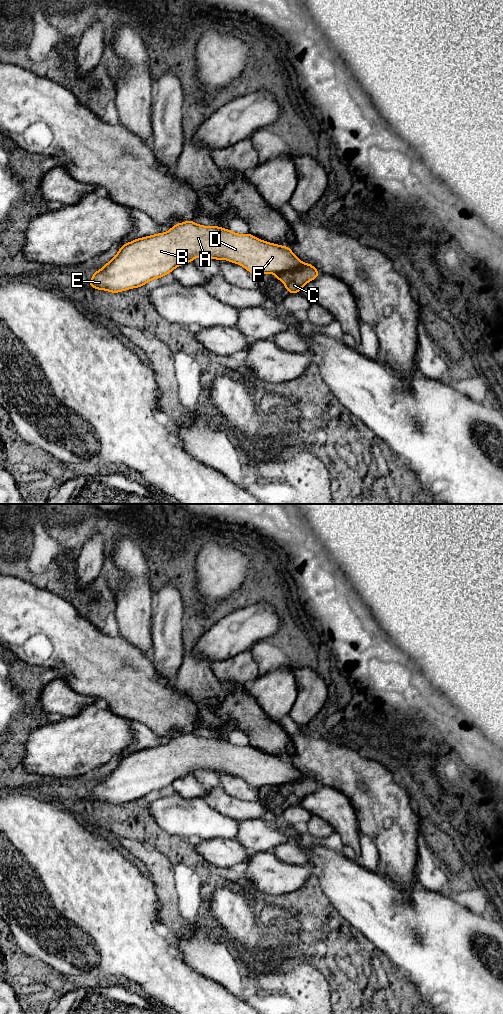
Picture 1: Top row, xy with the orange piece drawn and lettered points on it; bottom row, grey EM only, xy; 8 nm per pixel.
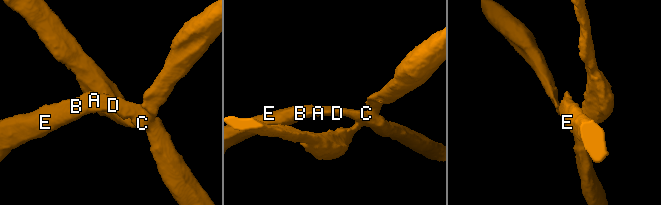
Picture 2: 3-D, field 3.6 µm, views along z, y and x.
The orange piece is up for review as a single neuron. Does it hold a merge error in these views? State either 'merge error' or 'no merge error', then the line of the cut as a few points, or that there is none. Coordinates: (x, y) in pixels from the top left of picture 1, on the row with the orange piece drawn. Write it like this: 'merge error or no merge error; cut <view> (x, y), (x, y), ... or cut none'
merge error; cut xy (304, 263), (297, 270), (290, 270), (277, 275)

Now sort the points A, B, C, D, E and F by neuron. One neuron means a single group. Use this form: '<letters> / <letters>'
A B D E F / C

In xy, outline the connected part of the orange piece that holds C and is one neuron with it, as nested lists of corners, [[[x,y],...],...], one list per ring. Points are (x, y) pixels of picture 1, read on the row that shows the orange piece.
[[[304,263],[304,266],[298,271],[286,272],[275,278],[284,283],[284,288],[288,290],[289,294],[293,294],[300,293],[304,285],[315,280],[319,275],[319,271],[312,264]]]

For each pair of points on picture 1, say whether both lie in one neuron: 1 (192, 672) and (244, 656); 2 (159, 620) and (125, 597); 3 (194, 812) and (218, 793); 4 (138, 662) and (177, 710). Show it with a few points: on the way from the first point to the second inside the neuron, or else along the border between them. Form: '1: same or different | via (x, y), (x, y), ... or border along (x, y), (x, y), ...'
1: different | border along (211, 664), (211, 670), (220, 684)
2: different | border along (152, 595), (151, 639)
3: different | border along (202, 798), (210, 806), (226, 816)
4: same | via (141, 674), (165, 698)

